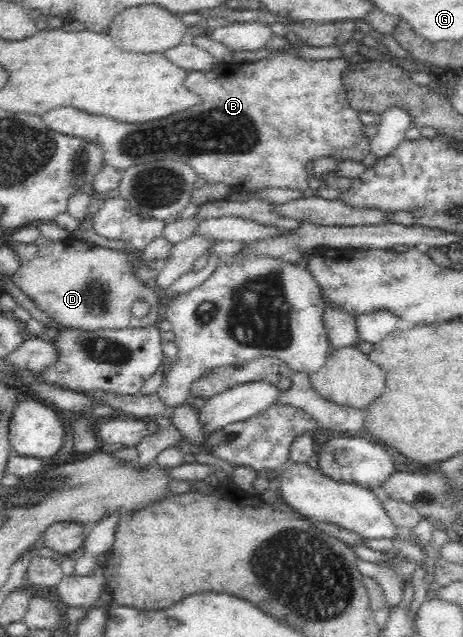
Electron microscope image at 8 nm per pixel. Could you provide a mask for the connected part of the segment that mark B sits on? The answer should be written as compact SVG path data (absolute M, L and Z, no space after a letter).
M279 53L269 58L262 59L261 61L243 64L232 61L218 62L213 70L205 72L190 71L186 77L184 77L183 84L186 86L186 89L192 91L192 93L196 94L200 98L198 105L193 105L190 109L182 109L182 111L170 113L168 117L162 117L162 119L142 121L135 124L120 123L108 117L94 117L94 115L82 113L82 111L72 109L72 107L52 109L50 113L44 113L44 115L42 115L42 119L44 119L44 125L52 131L73 137L84 137L86 140L98 142L105 153L105 165L115 167L119 171L123 171L129 167L140 165L149 161L172 160L184 162L191 168L194 168L197 178L204 180L204 185L223 183L224 185L230 187L230 189L234 190L234 192L258 191L265 188L299 189L302 192L308 192L309 173L306 171L306 163L308 163L308 161L315 161L325 155L334 157L337 161L342 161L342 159L362 161L368 153L371 153L369 139L365 139L364 134L362 134L362 127L364 126L362 125L362 120L358 118L358 112L352 105L350 105L342 81L343 71L345 70L344 67L347 65L348 63L346 63L346 59L334 58L314 61L306 60L290 53Z

